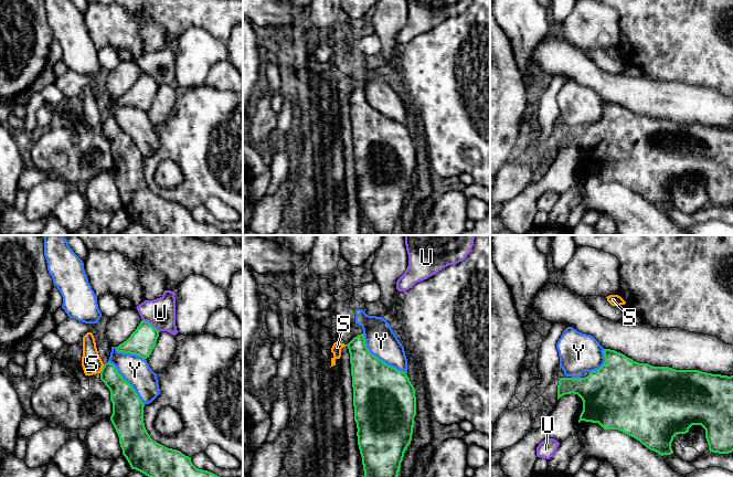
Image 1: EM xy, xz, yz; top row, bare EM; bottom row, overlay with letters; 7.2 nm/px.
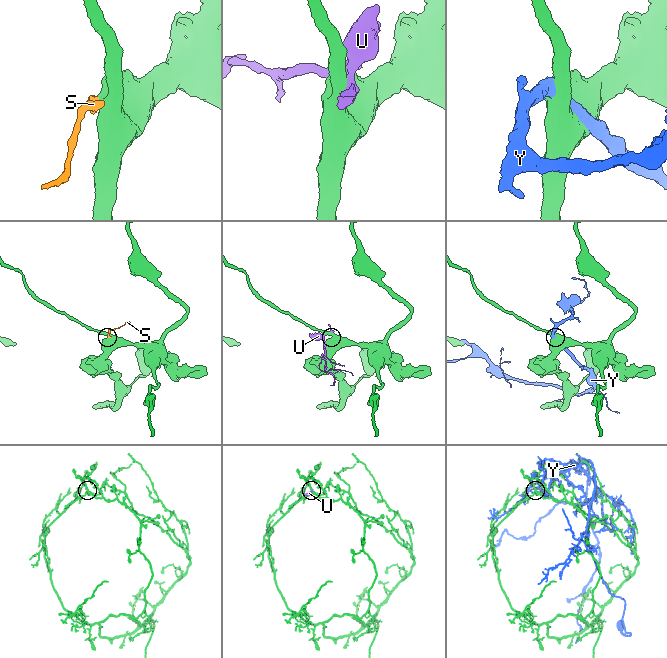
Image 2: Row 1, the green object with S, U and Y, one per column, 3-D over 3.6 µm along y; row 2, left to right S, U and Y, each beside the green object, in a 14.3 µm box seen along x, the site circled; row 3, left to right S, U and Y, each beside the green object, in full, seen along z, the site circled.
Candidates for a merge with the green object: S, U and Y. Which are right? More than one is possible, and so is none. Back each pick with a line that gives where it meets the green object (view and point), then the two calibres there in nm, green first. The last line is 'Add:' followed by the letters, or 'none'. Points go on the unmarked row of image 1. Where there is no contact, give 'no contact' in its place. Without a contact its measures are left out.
Add: none

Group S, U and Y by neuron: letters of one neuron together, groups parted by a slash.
S / U / Y

